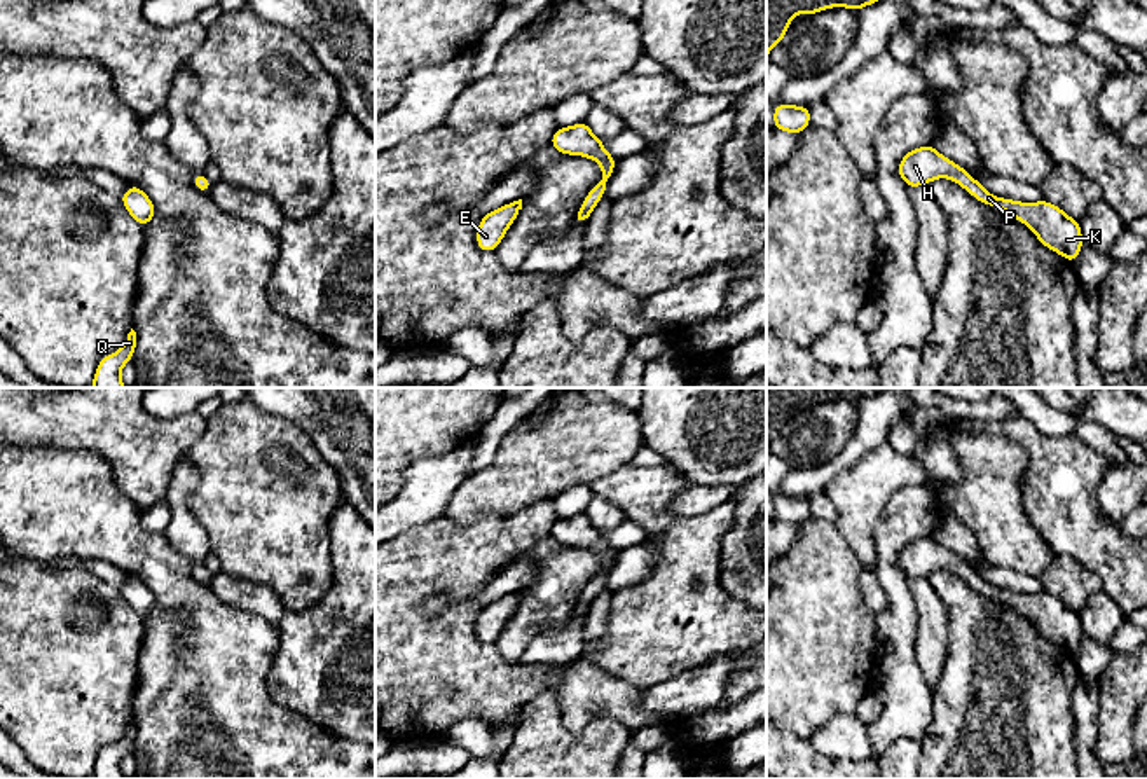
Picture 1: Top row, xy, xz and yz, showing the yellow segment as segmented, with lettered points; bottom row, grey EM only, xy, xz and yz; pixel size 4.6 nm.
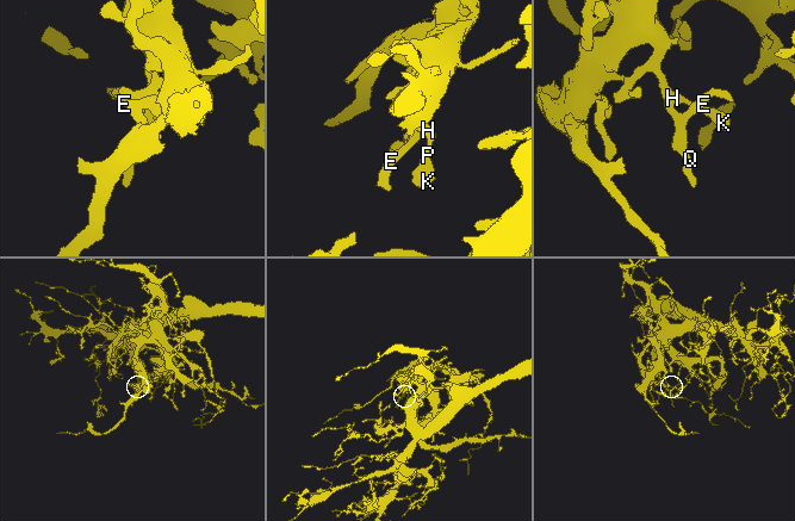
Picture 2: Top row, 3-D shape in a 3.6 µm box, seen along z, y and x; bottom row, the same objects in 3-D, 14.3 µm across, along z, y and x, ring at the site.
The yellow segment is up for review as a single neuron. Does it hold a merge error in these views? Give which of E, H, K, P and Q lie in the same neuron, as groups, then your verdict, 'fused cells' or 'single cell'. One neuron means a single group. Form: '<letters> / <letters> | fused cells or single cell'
E H K P Q | single cell

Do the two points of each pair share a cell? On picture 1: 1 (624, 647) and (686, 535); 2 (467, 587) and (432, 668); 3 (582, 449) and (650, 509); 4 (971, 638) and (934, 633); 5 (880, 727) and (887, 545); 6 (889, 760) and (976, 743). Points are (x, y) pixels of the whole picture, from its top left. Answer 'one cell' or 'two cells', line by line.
1: one cell
2: one cell
3: two cells
4: two cells
5: one cell
6: two cells

